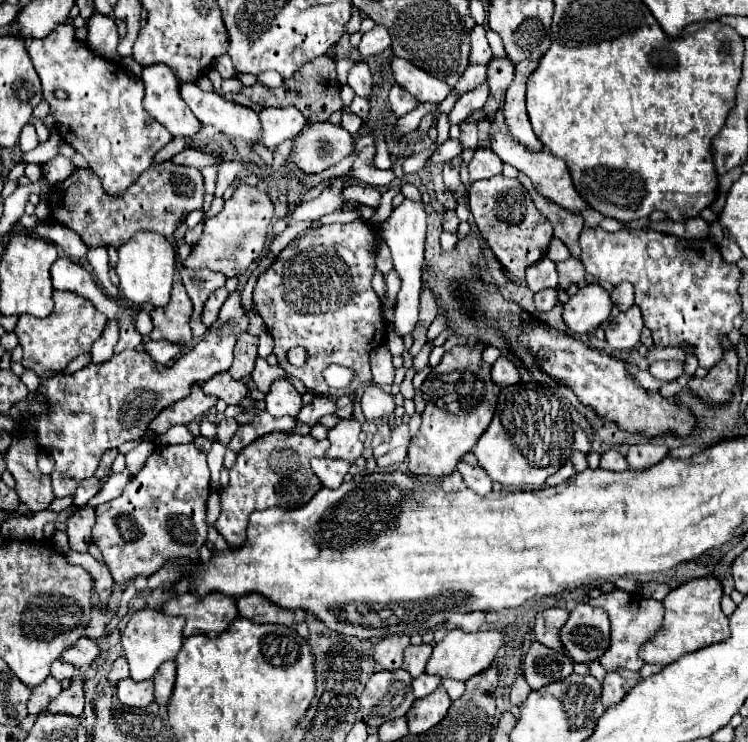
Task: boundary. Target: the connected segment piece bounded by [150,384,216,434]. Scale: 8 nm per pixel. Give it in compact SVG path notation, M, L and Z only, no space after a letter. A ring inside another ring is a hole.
M192 384L192 392L188 398L178 400L174 404L170 404L168 408L164 408L152 422L150 428L156 434L164 434L168 432L168 428L176 426L176 424L188 424L190 420L194 420L196 416L204 414L208 408L212 408L216 404L216 398L208 396L202 392L202 388L198 384Z

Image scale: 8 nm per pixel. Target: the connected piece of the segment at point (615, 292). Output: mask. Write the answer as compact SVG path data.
M630 282L616 284L610 292L610 298L612 298L614 306L618 306L620 310L626 310L634 304L634 286Z

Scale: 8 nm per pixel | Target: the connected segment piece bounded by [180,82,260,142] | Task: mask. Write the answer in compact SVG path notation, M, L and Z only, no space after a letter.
M180 82L180 96L184 98L188 108L194 112L194 116L202 124L210 124L210 126L218 128L220 132L224 132L228 136L244 138L246 142L260 140L260 122L258 122L258 114L252 108L240 106L216 92L204 92L204 90L200 90L200 86L196 82Z

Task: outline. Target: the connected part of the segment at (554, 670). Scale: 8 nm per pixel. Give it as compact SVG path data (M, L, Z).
M534 642L524 656L522 668L524 668L524 678L530 684L532 690L540 690L542 686L548 686L548 682L558 682L564 680L566 676L572 674L572 658L568 654L550 650L548 646Z

